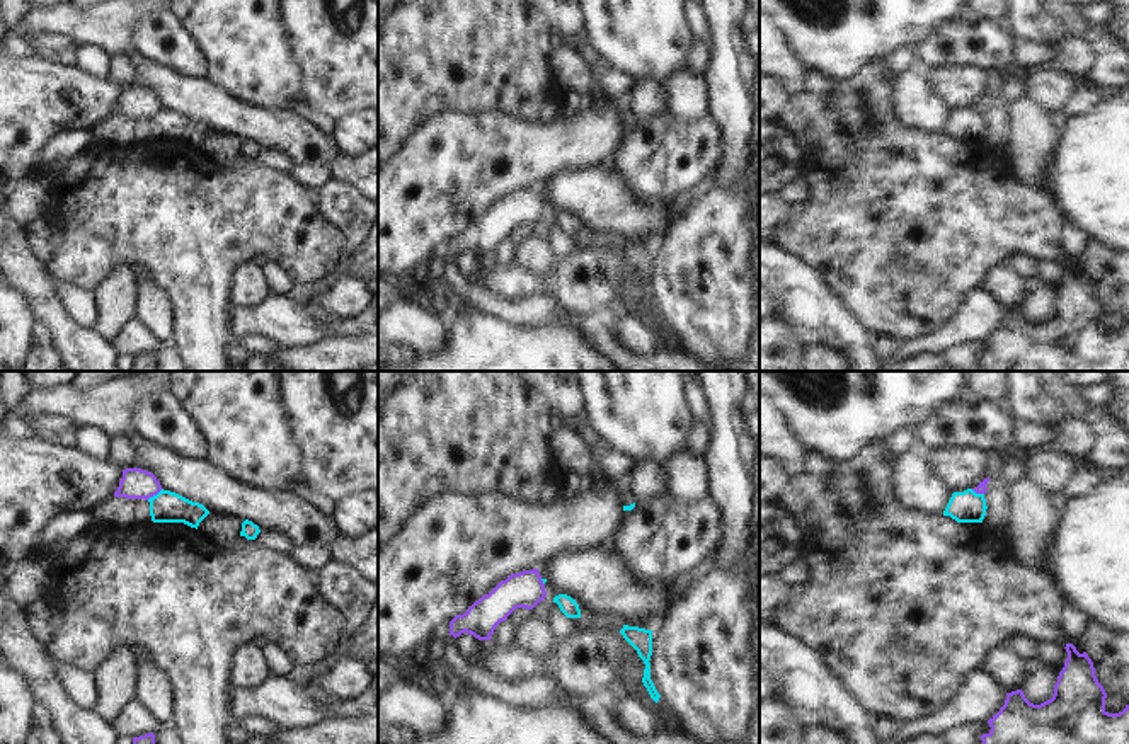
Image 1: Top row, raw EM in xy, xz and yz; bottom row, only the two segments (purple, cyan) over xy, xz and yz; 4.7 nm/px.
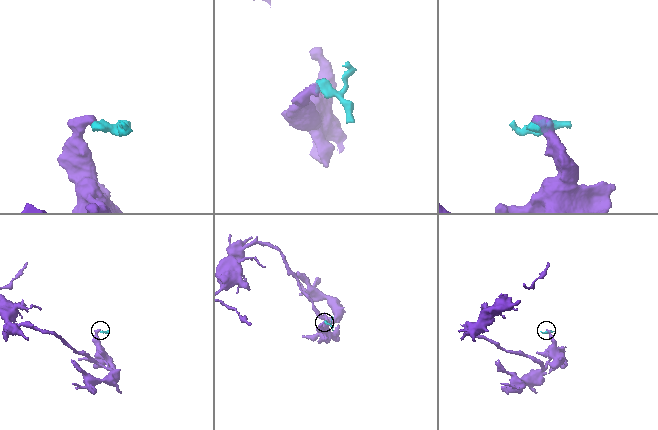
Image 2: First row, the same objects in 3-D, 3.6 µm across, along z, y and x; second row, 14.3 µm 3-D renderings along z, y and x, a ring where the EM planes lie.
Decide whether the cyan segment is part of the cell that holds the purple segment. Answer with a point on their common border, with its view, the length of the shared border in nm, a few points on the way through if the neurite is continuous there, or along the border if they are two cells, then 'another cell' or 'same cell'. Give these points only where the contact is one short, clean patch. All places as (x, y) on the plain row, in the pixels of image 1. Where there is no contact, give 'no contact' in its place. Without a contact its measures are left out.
contact xy (154, 113); length 90 nm; border xy (162, 108), (147, 118); another cell

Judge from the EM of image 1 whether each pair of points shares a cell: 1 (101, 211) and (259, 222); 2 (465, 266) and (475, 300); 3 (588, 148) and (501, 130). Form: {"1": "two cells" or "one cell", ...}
{"1": "one cell", "2": "two cells", "3": "one cell"}

